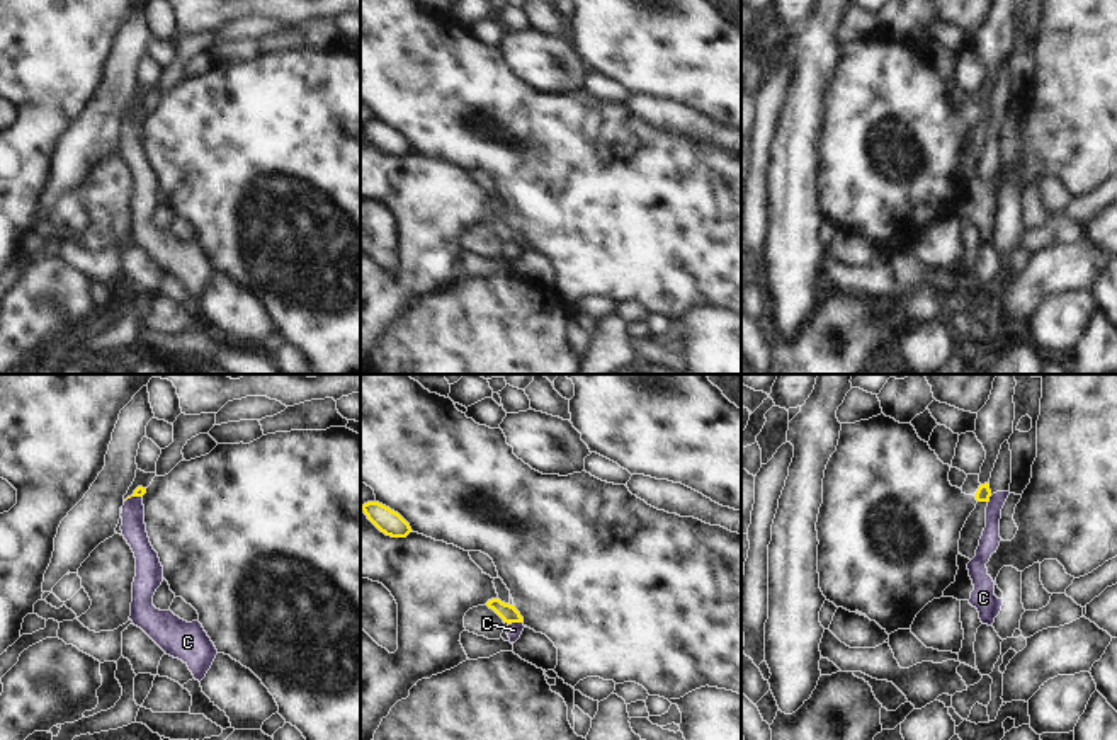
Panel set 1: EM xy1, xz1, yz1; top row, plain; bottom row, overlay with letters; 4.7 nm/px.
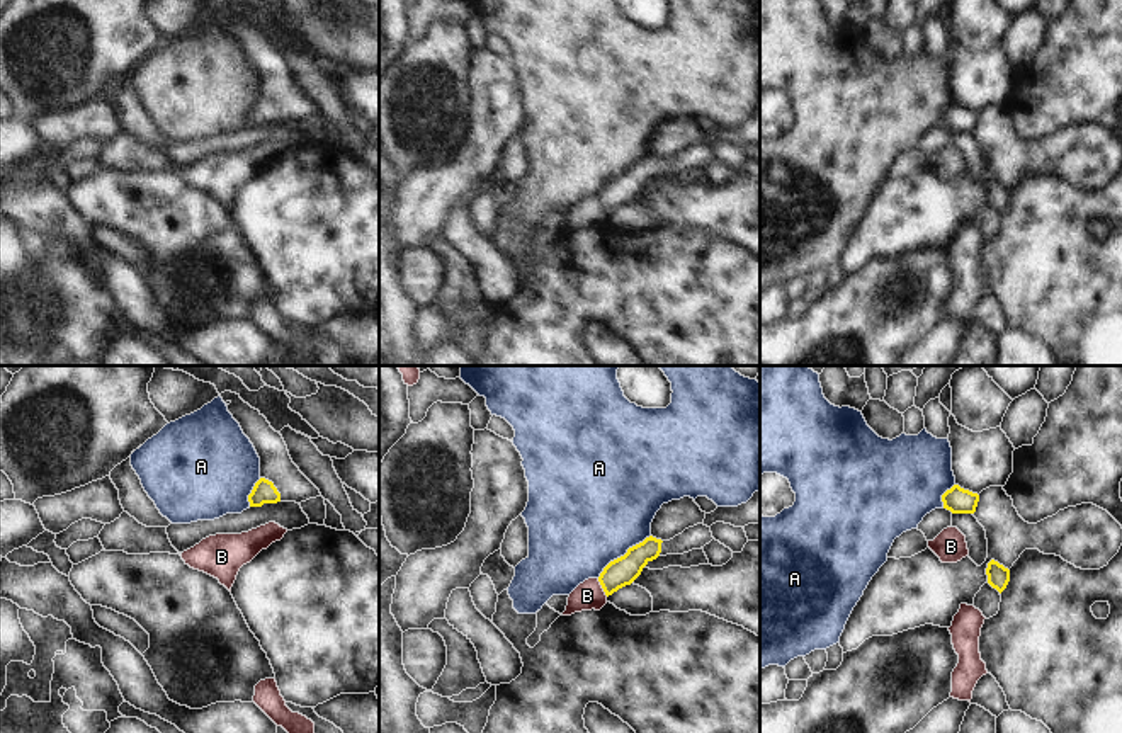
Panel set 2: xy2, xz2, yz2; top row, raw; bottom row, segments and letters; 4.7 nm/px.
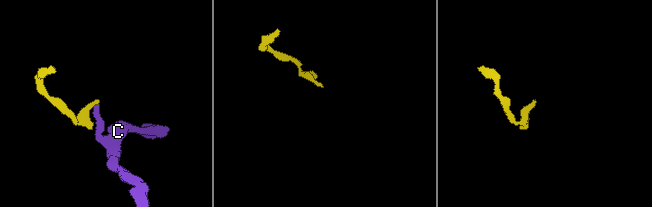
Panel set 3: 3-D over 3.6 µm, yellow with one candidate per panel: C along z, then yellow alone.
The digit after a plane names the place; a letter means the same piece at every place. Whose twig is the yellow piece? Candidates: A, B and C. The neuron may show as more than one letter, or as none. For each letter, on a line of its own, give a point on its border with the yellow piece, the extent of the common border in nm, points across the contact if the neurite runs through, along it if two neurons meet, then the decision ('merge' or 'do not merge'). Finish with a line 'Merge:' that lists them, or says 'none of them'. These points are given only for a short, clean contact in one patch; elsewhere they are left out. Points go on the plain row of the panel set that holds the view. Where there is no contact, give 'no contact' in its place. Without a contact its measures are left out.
A: contact xz2 (624, 174); length 320 nm; border xz2 (650, 153), (614, 177), (597, 196); do not merge
B: contact xz2 (602, 206); length 100 nm; border xz2 (597, 198), (607, 215); do not merge
C: contact xz1 (515, 240); length 70 nm; border xz1 (522, 240), (509, 244); do not merge
Merge: none of them

